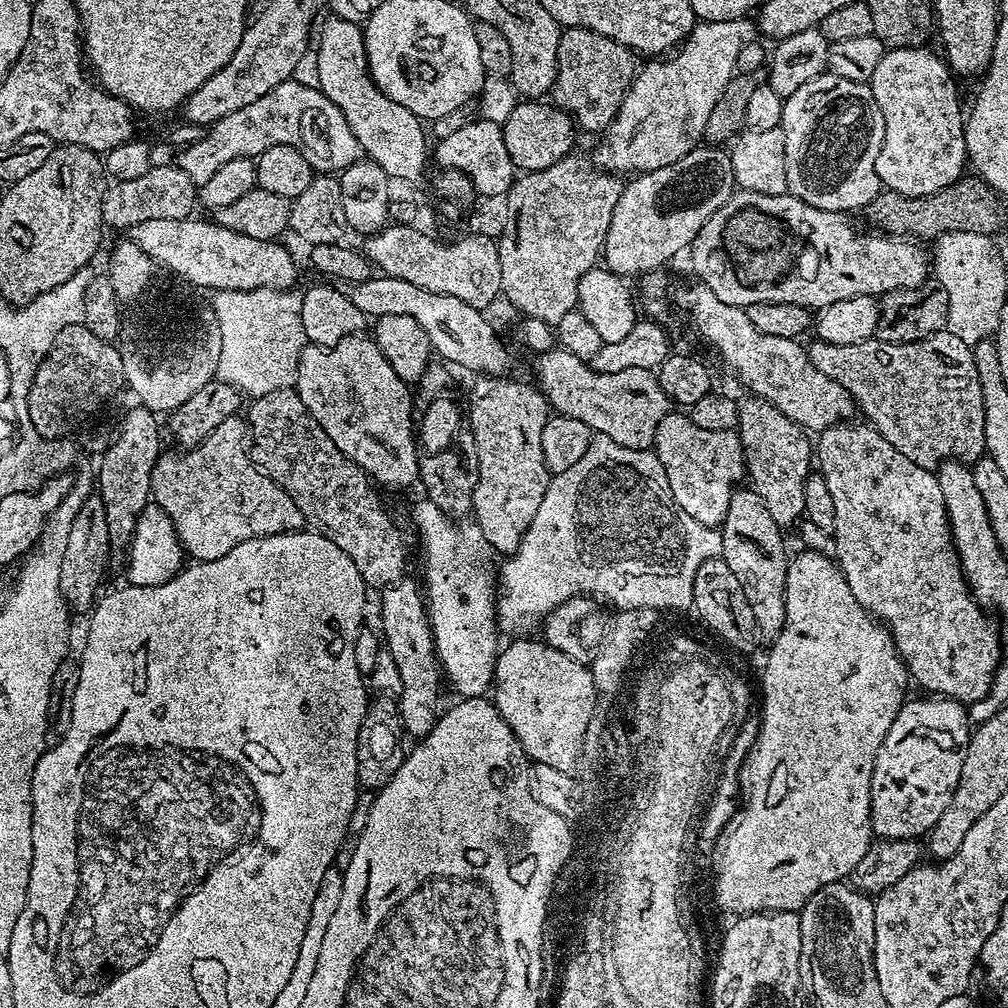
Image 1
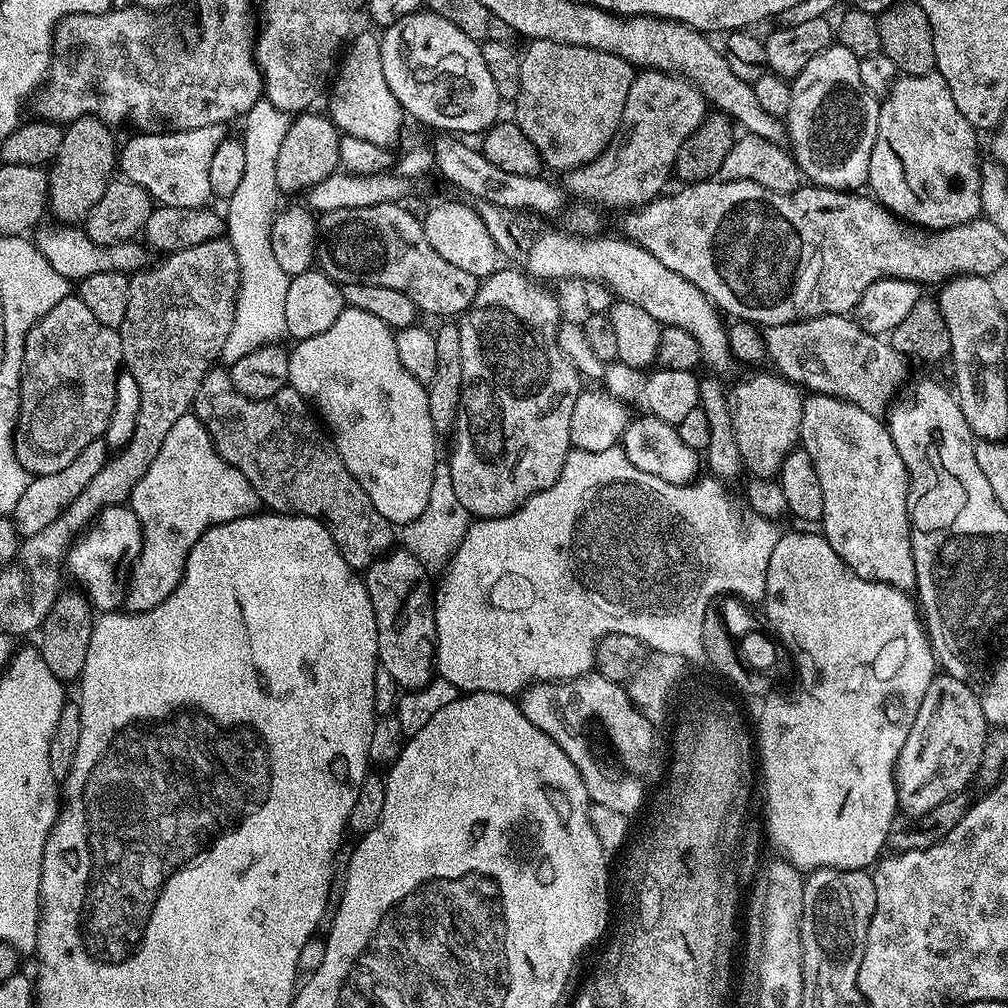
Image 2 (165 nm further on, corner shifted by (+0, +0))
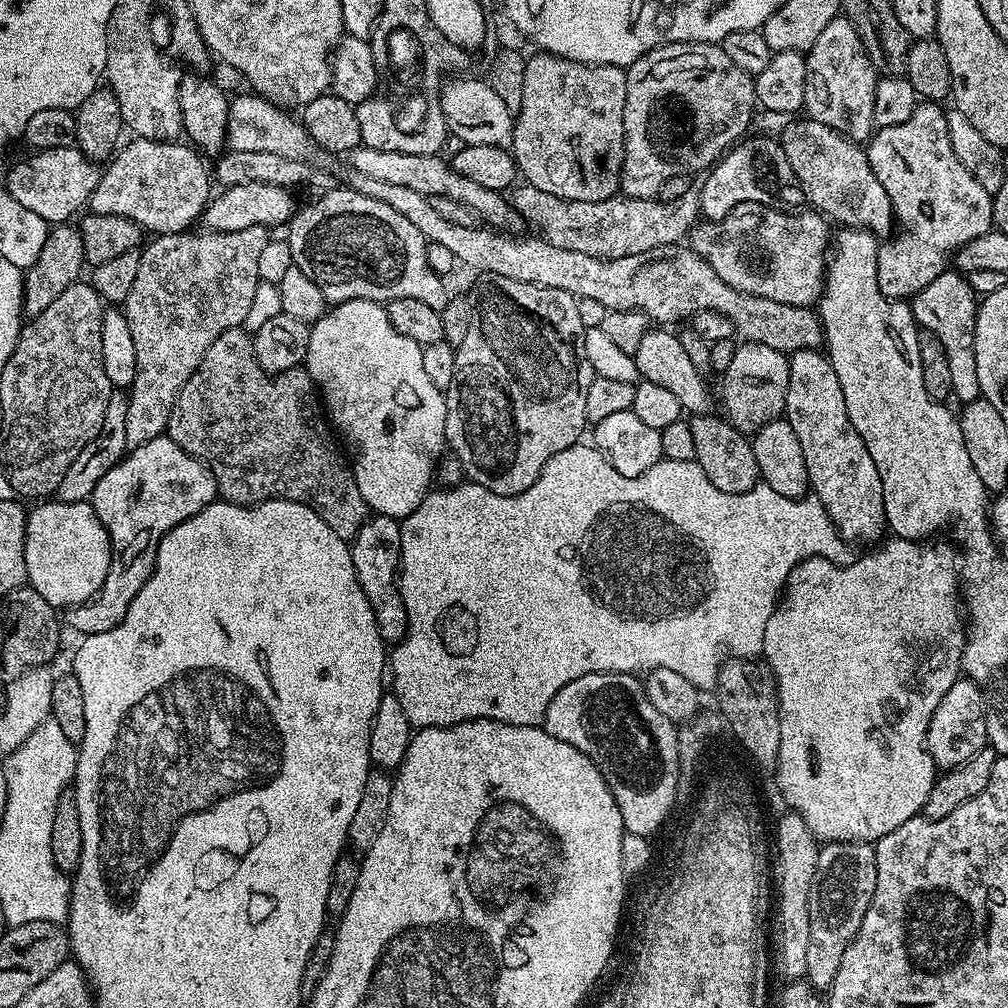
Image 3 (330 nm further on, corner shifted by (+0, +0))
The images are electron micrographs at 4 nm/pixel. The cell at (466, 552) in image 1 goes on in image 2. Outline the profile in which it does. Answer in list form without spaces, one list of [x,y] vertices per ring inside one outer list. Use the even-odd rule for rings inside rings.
[[[438,460],[434,468],[434,477],[431,479],[426,508],[418,518],[403,525],[401,547],[406,552],[414,554],[427,568],[440,565],[443,567],[451,561],[452,555],[460,548],[471,520],[471,513],[468,513],[454,491],[451,463]]]

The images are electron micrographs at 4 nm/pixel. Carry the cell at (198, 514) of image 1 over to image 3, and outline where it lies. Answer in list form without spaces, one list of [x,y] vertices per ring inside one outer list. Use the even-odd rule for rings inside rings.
[[[166,434],[131,449],[94,486],[90,497],[92,509],[108,531],[112,543],[112,561],[106,582],[87,604],[67,609],[66,624],[81,637],[102,634],[126,618],[134,594],[152,576],[156,547],[174,526],[186,522],[198,510],[217,499],[216,479],[203,460],[186,454]]]

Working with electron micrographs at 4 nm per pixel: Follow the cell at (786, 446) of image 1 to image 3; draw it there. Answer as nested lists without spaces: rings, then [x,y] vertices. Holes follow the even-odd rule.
[[[758,342],[736,344],[734,358],[722,373],[724,380],[724,412],[728,423],[739,432],[755,434],[759,428],[784,416],[786,386],[790,378],[789,357]]]

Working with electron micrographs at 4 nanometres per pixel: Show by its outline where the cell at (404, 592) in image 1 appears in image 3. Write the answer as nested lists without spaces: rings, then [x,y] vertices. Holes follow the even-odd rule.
[[[369,515],[358,534],[350,542],[352,565],[358,574],[362,594],[370,602],[376,615],[376,625],[385,642],[399,642],[408,633],[406,606],[402,602],[398,577],[400,575],[400,526],[395,516]]]

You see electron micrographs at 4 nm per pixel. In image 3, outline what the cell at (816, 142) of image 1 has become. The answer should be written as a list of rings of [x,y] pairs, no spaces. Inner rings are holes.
[[[843,15],[832,19],[822,30],[818,42],[806,54],[806,98],[803,111],[809,117],[830,126],[849,140],[864,142],[874,131],[874,90],[878,73],[854,26]]]

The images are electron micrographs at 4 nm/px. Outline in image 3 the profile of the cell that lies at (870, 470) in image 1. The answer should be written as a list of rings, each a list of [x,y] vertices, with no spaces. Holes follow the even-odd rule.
[[[813,348],[791,353],[788,369],[790,378],[784,416],[790,426],[794,426],[794,434],[798,434],[811,491],[830,514],[842,539],[856,546],[871,545],[886,532],[882,482],[874,458],[870,458],[870,450],[866,450],[858,430],[854,430],[846,414],[846,398],[842,398],[842,386],[838,386],[838,374],[834,374],[834,366],[827,355]]]

